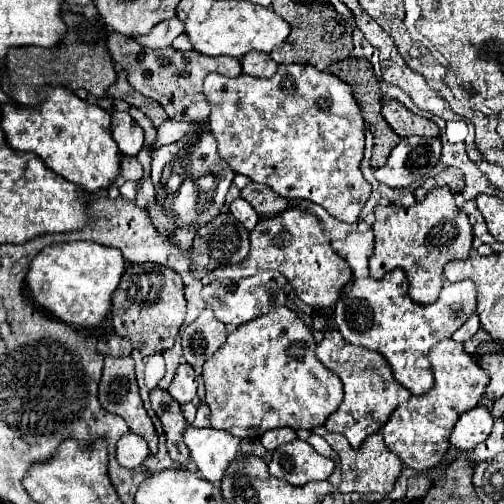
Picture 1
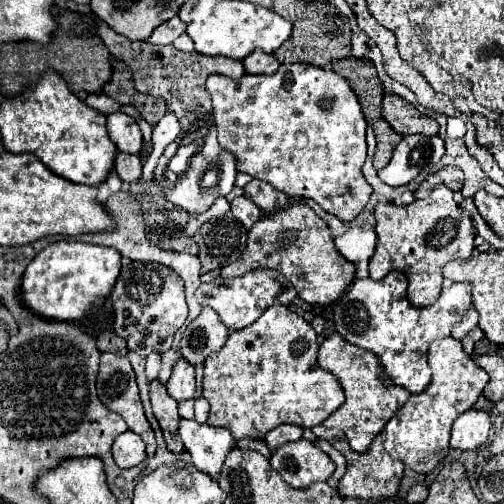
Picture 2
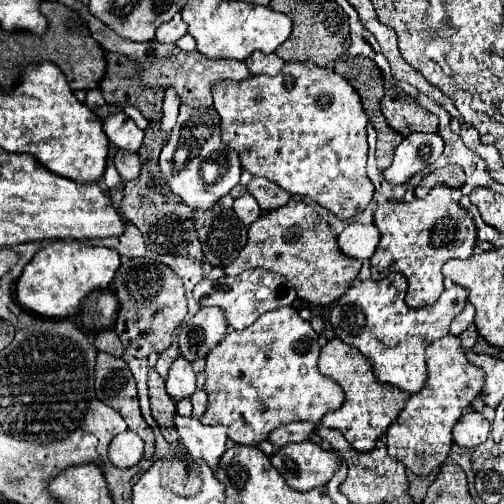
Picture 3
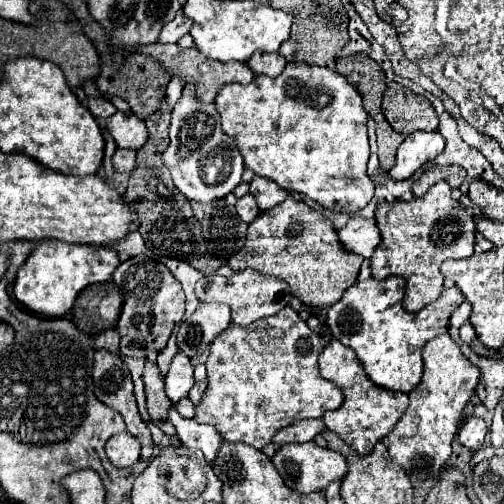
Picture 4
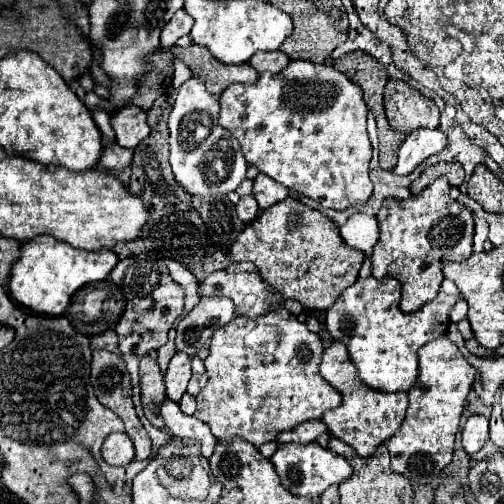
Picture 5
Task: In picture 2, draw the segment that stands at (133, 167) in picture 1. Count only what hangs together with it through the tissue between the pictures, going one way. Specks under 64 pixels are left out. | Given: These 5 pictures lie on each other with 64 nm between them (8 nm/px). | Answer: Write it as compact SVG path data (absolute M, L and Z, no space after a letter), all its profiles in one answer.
M118 152L116 156L116 174L124 182L136 182L142 176L142 162L136 154L124 154Z

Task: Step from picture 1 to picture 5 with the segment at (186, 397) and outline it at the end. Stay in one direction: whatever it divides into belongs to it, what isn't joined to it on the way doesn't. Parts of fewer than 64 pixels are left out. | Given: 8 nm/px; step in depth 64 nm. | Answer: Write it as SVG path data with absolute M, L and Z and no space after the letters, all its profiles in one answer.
M176 352L174 358L170 360L168 372L164 376L166 382L166 396L172 402L180 402L182 394L186 392L186 386L192 378L192 368L190 368L190 358L184 352Z

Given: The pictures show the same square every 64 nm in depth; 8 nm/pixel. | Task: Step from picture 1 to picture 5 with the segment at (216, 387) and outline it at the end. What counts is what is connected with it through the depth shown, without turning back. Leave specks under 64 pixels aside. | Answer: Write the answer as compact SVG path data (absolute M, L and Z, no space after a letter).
M286 308L270 312L268 316L258 316L256 320L234 318L230 324L214 332L210 340L210 354L204 360L208 384L196 396L198 408L194 416L206 422L218 440L242 438L256 448L276 440L282 430L288 430L312 418L322 418L326 410L338 408L342 402L338 400L340 392L332 388L318 372L322 352L324 348L318 334L310 332L306 324L302 324Z

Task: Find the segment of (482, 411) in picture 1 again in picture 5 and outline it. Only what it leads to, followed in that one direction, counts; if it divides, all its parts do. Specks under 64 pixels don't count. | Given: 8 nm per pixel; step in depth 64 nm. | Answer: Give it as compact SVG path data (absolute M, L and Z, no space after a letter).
M470 416L462 430L462 446L464 450L474 456L484 442L488 440L488 420L484 416Z

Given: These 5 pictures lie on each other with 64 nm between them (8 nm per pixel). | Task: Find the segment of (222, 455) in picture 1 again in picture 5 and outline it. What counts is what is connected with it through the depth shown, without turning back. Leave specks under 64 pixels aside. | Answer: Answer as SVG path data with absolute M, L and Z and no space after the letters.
M166 400L160 408L160 414L168 426L168 432L174 434L176 438L190 438L190 440L196 440L200 442L202 446L202 456L204 458L210 458L212 452L214 452L214 446L218 444L218 440L214 438L214 434L210 432L208 424L200 422L198 418L194 416L186 416L182 414L180 406L172 400Z

